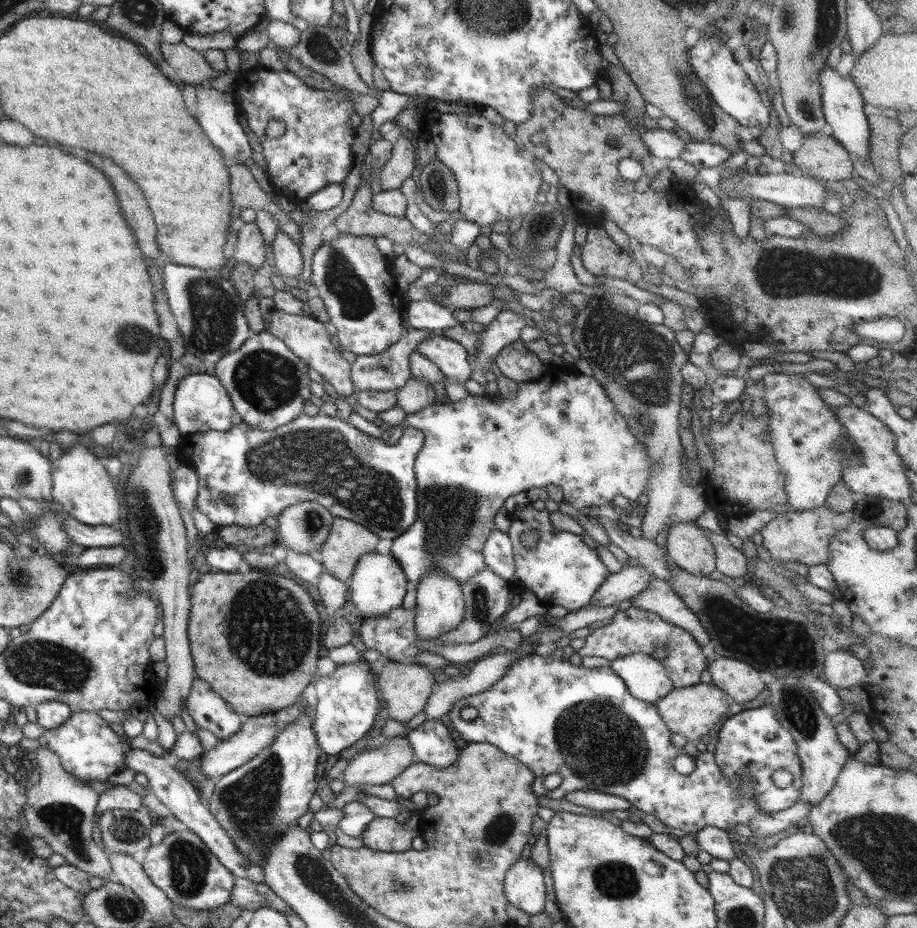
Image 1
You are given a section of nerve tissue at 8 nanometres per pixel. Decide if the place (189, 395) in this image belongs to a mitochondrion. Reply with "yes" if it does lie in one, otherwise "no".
no

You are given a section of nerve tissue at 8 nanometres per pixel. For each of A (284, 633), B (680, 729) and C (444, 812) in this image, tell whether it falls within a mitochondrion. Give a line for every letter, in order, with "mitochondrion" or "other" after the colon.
A: mitochondrion
B: other
C: other

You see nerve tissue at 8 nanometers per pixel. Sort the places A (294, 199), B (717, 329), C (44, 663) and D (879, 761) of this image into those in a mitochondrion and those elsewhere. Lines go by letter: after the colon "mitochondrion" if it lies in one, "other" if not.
A: other
B: other
C: mitochondrion
D: other

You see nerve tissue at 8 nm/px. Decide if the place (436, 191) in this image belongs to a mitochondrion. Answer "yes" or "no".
yes

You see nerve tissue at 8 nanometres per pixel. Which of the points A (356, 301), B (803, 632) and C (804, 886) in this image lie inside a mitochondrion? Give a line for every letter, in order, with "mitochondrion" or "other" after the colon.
A: mitochondrion
B: mitochondrion
C: mitochondrion

